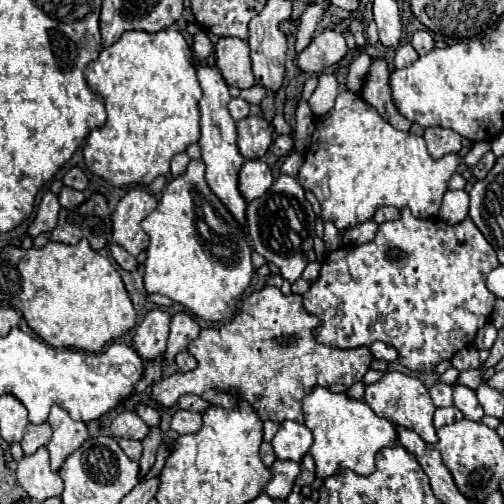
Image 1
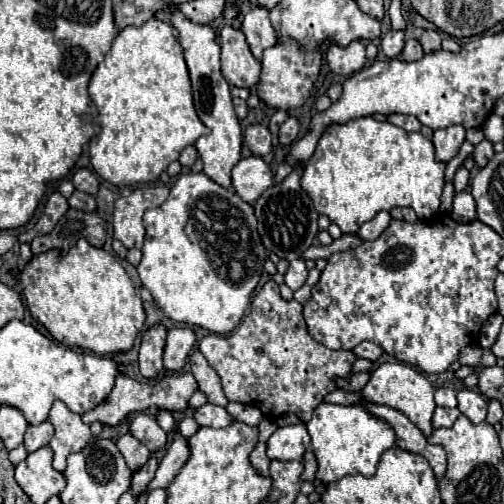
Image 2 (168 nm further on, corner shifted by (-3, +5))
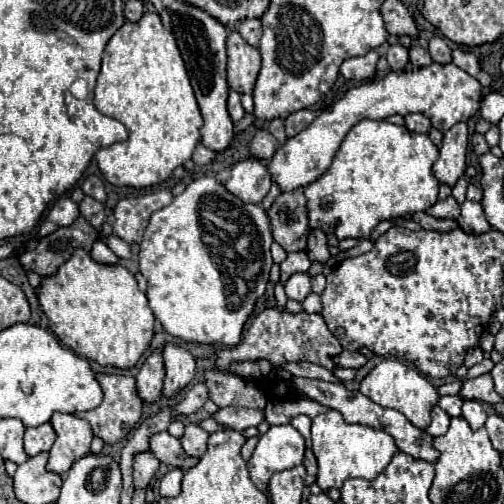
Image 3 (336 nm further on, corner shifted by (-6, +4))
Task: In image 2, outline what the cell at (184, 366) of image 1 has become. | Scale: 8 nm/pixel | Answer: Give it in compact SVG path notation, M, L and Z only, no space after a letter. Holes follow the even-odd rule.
M193 351L191 357L189 357L189 363L191 363L191 373L197 379L199 389L207 395L207 401L213 403L213 405L223 405L225 407L229 401L223 393L221 379L215 373L215 369L207 363L207 359L201 355L201 351Z

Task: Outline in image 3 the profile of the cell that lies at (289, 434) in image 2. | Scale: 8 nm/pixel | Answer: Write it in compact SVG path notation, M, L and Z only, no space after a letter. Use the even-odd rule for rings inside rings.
M270 426L270 430L260 436L252 458L248 460L250 478L258 488L264 486L274 472L302 464L304 450L306 440L294 426Z

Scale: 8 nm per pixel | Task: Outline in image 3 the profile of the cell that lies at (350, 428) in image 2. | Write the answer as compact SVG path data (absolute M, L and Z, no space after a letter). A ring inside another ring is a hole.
M328 410L312 420L312 450L318 460L318 486L322 492L340 488L348 478L374 480L398 452L390 434L372 426L348 424L338 410Z

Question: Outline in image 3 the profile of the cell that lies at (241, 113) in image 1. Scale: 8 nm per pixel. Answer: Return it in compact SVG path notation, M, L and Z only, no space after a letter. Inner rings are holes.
M230 92L230 98L228 98L228 112L230 112L230 118L234 120L234 124L238 124L242 118L244 118L244 108L240 104L240 94L238 92Z

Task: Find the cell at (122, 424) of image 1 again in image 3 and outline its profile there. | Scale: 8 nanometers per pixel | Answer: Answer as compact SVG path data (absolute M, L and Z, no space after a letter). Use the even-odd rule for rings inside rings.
M158 432L150 438L150 450L154 452L154 456L158 456L160 462L164 464L170 464L174 468L190 468L198 462L198 458L188 458L184 452L182 452L182 446L180 446L180 440L170 436L168 432Z

